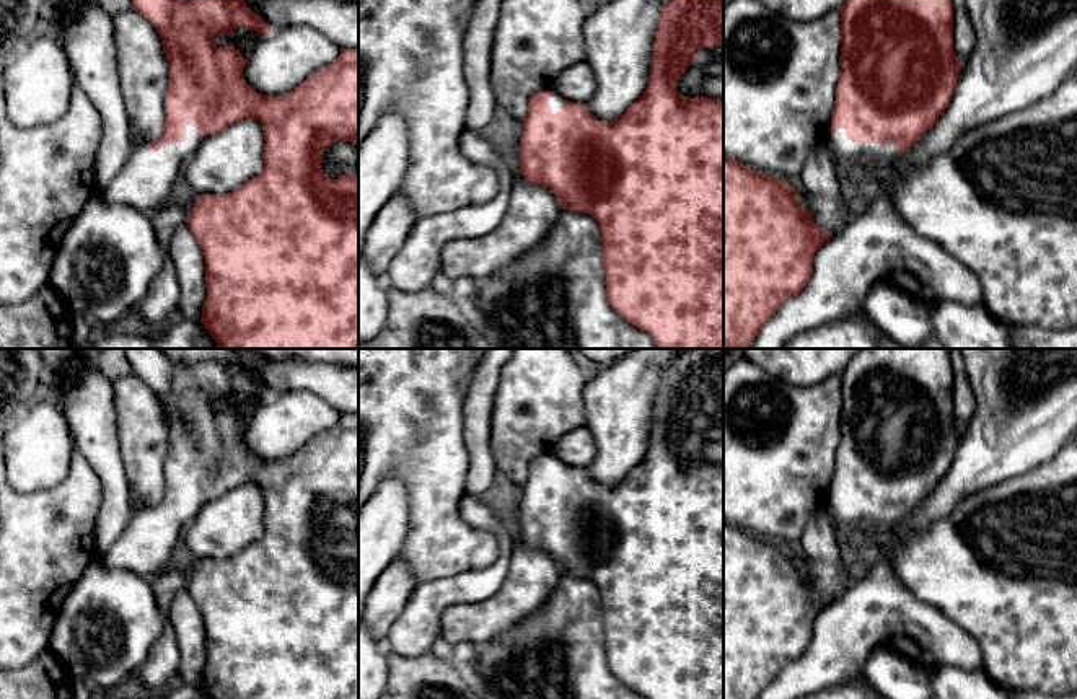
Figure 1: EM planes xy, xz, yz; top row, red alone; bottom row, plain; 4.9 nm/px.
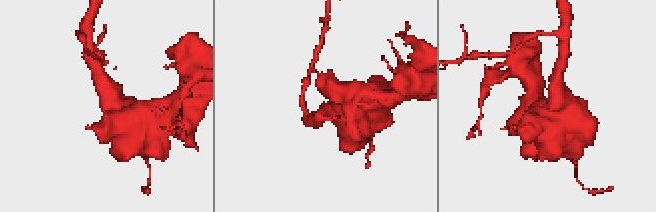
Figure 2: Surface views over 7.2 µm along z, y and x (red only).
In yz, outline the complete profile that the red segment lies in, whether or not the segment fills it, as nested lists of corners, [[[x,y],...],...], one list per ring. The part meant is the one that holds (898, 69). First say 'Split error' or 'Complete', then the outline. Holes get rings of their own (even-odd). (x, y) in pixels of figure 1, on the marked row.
Split error. [[[846,0],[831,147],[836,166],[859,156],[895,158],[921,140],[948,108],[961,72],[953,51],[952,0]]]

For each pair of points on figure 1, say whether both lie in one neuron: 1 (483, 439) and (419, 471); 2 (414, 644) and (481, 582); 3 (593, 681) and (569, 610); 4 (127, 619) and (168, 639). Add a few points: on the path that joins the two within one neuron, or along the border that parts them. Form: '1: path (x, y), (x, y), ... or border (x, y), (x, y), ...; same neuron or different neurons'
1: border (461, 409), (463, 442), (468, 453), (466, 486); different neurons
2: path (419, 623), (452, 590), (460, 589); same neuron
3: path (575, 663), (571, 659), (569, 628); same neuron
4: border (168, 621), (147, 659), (139, 667); different neurons

